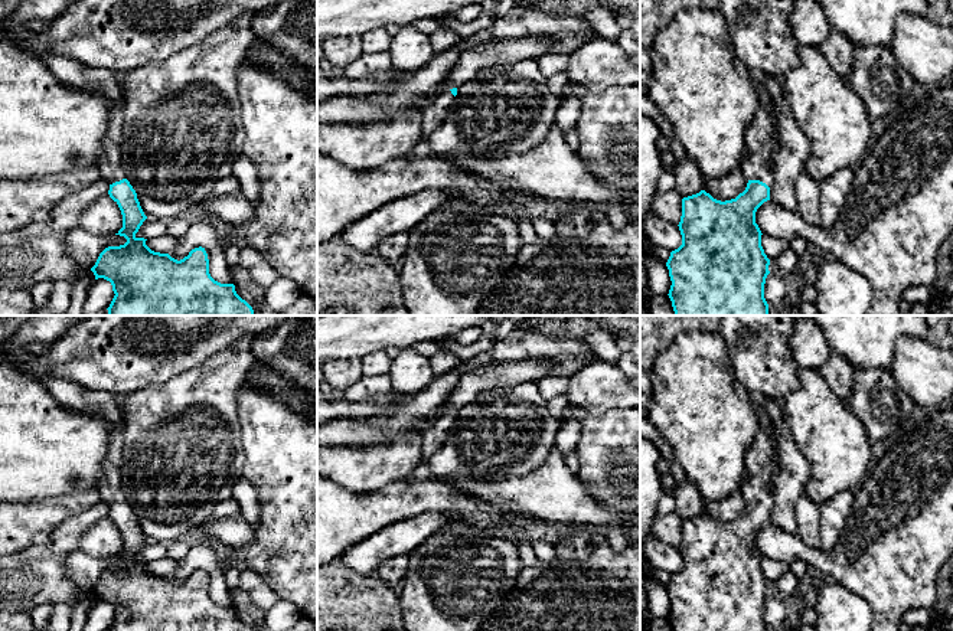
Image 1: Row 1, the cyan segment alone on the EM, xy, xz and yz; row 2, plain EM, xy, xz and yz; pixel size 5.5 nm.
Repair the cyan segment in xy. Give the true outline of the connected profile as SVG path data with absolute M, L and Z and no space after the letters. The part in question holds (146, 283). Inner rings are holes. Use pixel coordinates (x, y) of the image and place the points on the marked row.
M46 53L40 59L62 85L99 94L112 102L97 167L123 215L123 228L115 235L127 242L105 248L91 268L95 279L104 278L112 285L115 295L108 316L254 316L234 284L221 284L210 277L205 248L195 248L177 261L151 251L147 239L136 236L147 216L121 166L124 97L120 76L69 56Z

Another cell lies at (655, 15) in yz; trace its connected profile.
M640 0L640 91L647 92L652 78L652 45L656 35L681 10L718 10L721 0Z

